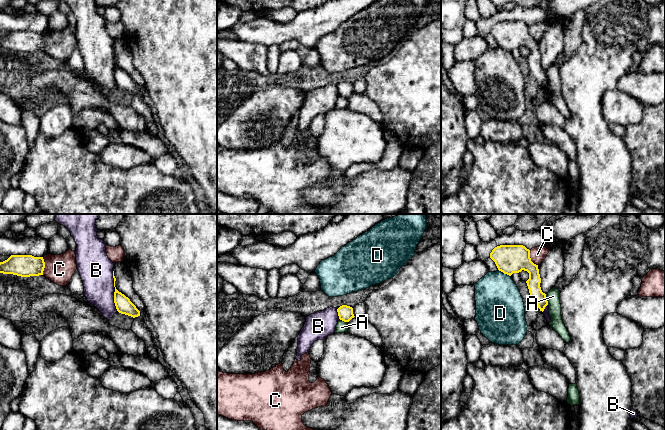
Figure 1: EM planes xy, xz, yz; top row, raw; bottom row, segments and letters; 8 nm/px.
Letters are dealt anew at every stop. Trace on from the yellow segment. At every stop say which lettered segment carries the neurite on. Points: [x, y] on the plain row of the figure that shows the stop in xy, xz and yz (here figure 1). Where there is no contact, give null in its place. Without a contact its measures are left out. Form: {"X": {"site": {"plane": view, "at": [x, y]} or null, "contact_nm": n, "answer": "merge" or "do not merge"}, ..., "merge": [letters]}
{"A": {"site": {"plane": "yz", "at": [546, 75]}, "contact_nm": 90, "answer": "do not merge"}, "B": {"site": {"plane": "xy", "at": [115, 67]}, "contact_nm": 320, "answer": "do not merge"}, "C": {"site": {"plane": "xy", "at": [44, 42]}, "contact_nm": 140, "answer": "do not merge"}, "D": {"site": {"plane": "yz", "at": [504, 49]}, "contact_nm": 120, "answer": "do not merge"}, "merge": []}

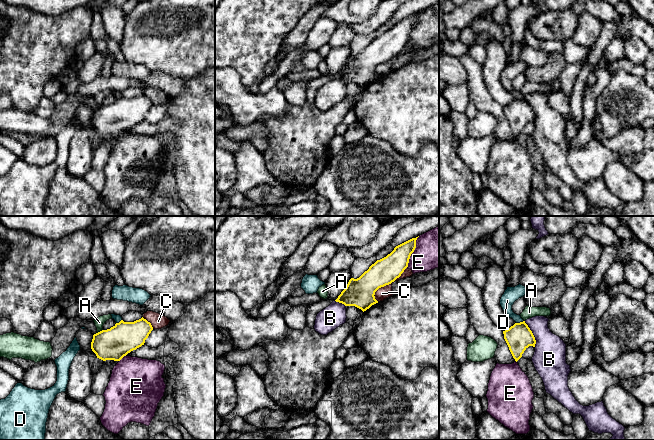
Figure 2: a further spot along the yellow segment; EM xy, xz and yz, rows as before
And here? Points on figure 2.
{"A": {"site": {"plane": "xy", "at": [100, 107]}, "contact_nm": 60, "answer": "do not merge"}, "B": {"site": {"plane": "yz", "at": [532, 110]}, "contact_nm": 220, "answer": "do not merge"}, "C": {"site": {"plane": "xz", "at": [387, 60]}, "contact_nm": 360, "answer": "do not merge"}, "D": {"site": {"plane": "yz", "at": [520, 98]}, "contact_nm": 70, "answer": "do not merge"}, "E": {"site": {"plane": "xz", "at": [413, 27]}, "contact_nm": 280, "answer": "do not merge"}, "merge": []}

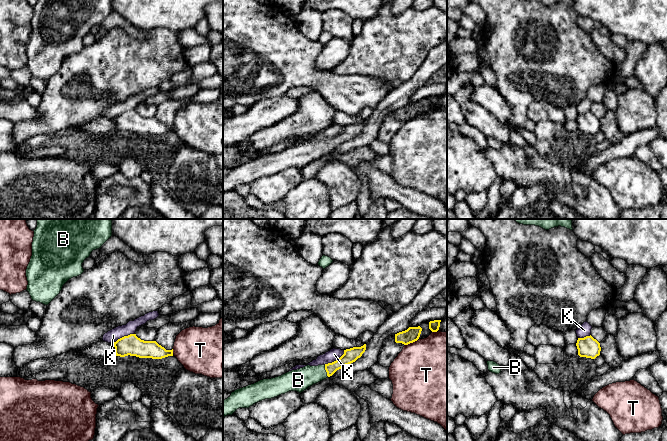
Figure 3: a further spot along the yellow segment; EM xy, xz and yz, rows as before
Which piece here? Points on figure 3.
{"B": {"site": {"plane": "xz", "at": [326, 147]}, "contact_nm": 100, "answer": "merge"}, "K": {"site": {"plane": "xy", "at": [124, 112]}, "contact_nm": 200, "answer": "do not merge"}, "T": {"site": {"plane": "xz", "at": [411, 118]}, "contact_nm": 120, "answer": "do not merge"}, "merge": ["B"]}

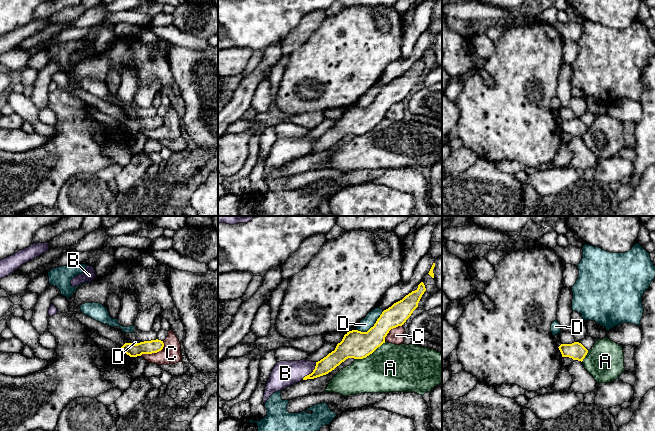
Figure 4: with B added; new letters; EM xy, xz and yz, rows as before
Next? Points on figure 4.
{"A": {"site": {"plane": "xz", "at": [370, 129]}, "contact_nm": 280, "answer": "do not merge"}, "B": {"site": {"plane": "xz", "at": [312, 148]}, "contact_nm": 180, "answer": "do not merge"}, "C": {"site": {"plane": "xy", "at": [154, 128]}, "contact_nm": 220, "answer": "do not merge"}, "D": {"site": {"plane": "xz", "at": [371, 103]}, "contact_nm": 280, "answer": "do not merge"}, "merge": []}

